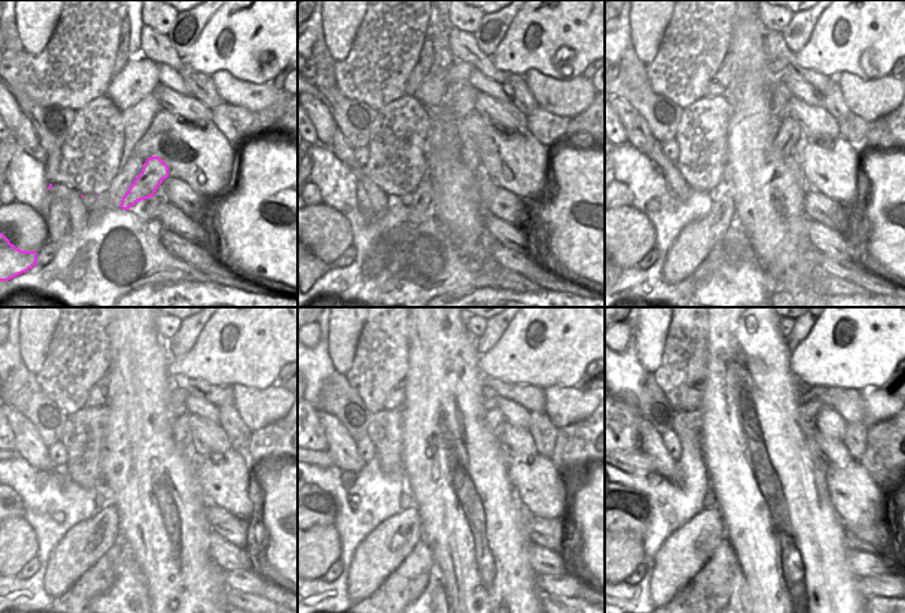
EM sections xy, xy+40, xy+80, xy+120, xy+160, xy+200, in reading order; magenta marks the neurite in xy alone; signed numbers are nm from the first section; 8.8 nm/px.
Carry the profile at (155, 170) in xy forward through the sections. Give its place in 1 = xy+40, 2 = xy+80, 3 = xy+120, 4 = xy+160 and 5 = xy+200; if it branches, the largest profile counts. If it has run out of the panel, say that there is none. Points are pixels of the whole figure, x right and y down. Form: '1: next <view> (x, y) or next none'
1: next xy+40 (468, 157)
2: next xy+80 (790, 132)
3: next xy+120 (181, 432)
4: next xy+160 (494, 417)
5: next xy+200 (809, 410)

